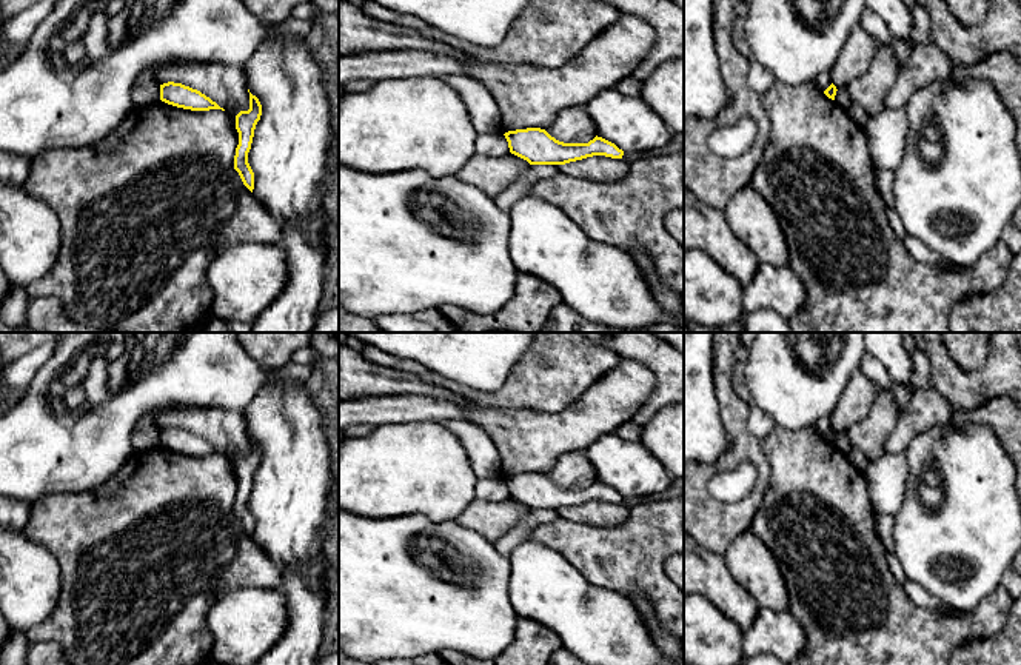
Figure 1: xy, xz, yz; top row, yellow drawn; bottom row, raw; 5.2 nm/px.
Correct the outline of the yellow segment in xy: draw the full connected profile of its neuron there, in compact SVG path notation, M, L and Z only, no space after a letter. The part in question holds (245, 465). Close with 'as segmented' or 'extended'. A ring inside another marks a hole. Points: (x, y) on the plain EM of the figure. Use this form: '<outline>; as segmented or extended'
M249 437L249 454L236 460L236 474L239 477L239 490L234 500L234 514L239 517L243 530L253 537L254 517L248 508L254 474L262 460L262 449L256 440Z; as segmented

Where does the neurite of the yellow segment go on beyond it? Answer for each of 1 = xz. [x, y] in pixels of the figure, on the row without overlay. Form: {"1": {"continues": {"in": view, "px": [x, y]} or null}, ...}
{"1": {"continues": null}}

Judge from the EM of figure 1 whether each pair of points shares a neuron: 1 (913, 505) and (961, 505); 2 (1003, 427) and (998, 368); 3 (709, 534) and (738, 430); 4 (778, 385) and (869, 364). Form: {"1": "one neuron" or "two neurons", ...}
{"1": "one neuron", "2": "two neurons", "3": "one neuron", "4": "two neurons"}

